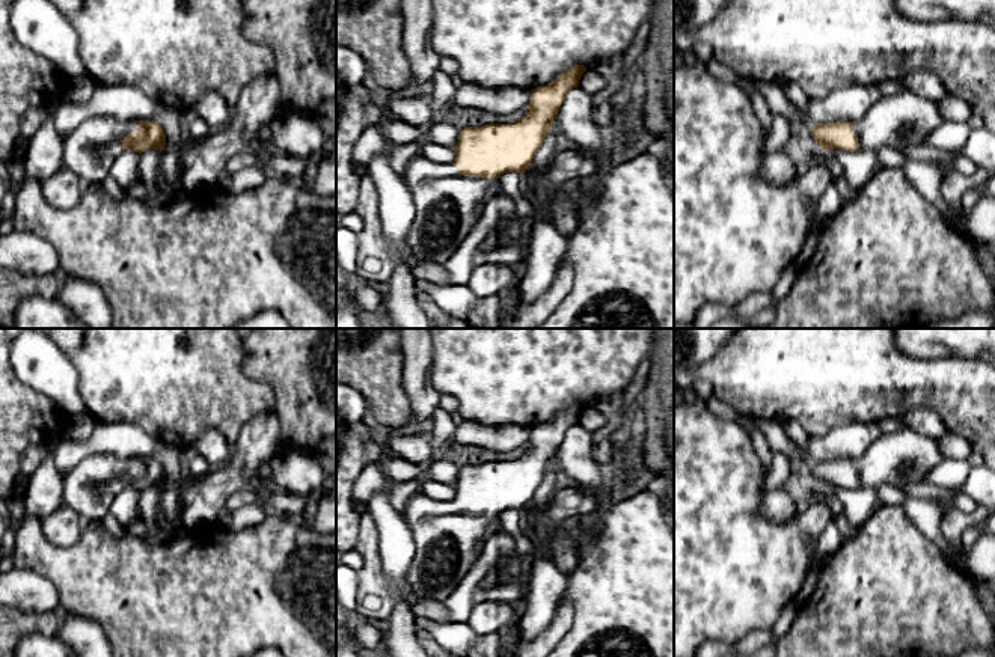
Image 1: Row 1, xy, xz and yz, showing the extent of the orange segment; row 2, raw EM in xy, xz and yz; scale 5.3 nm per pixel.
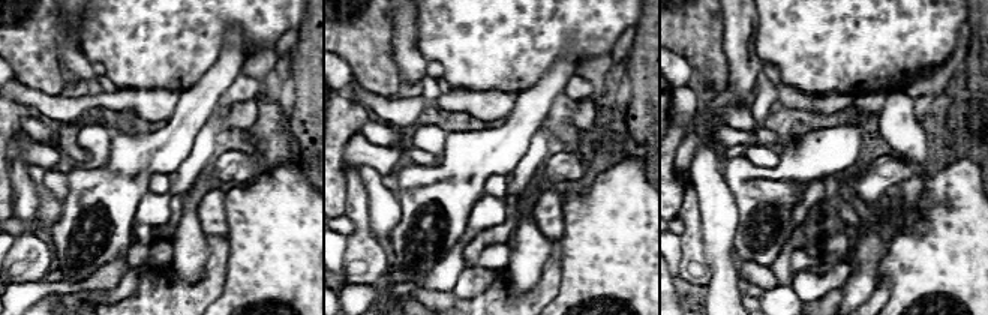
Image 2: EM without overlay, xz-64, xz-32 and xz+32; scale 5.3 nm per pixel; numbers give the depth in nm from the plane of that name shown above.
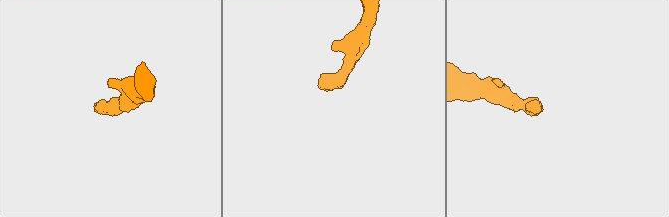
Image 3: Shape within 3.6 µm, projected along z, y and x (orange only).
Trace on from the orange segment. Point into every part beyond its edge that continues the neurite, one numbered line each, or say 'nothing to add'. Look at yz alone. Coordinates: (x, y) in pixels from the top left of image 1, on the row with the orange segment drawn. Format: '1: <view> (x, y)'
1: yz (905, 118)

